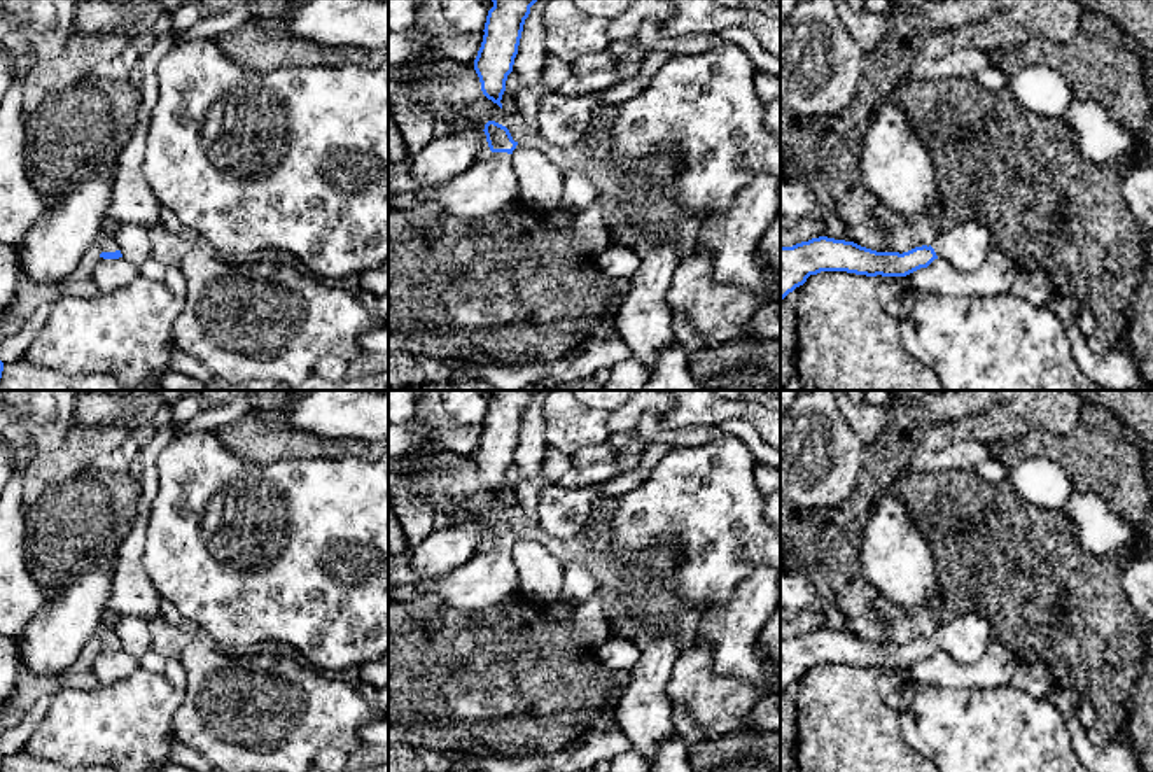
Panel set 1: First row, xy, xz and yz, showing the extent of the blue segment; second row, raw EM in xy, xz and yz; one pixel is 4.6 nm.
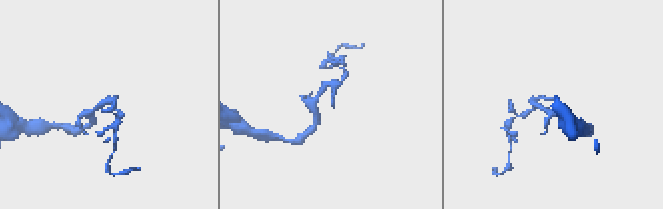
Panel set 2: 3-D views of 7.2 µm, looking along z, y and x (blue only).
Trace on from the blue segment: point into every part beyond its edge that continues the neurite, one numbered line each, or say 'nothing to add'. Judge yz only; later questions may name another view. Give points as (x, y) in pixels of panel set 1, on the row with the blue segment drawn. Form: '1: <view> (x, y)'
1: yz (966, 245)

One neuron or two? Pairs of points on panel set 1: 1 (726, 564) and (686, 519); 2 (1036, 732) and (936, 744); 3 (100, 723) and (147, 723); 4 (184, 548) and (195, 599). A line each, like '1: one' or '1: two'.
1: one
2: one
3: one
4: one

